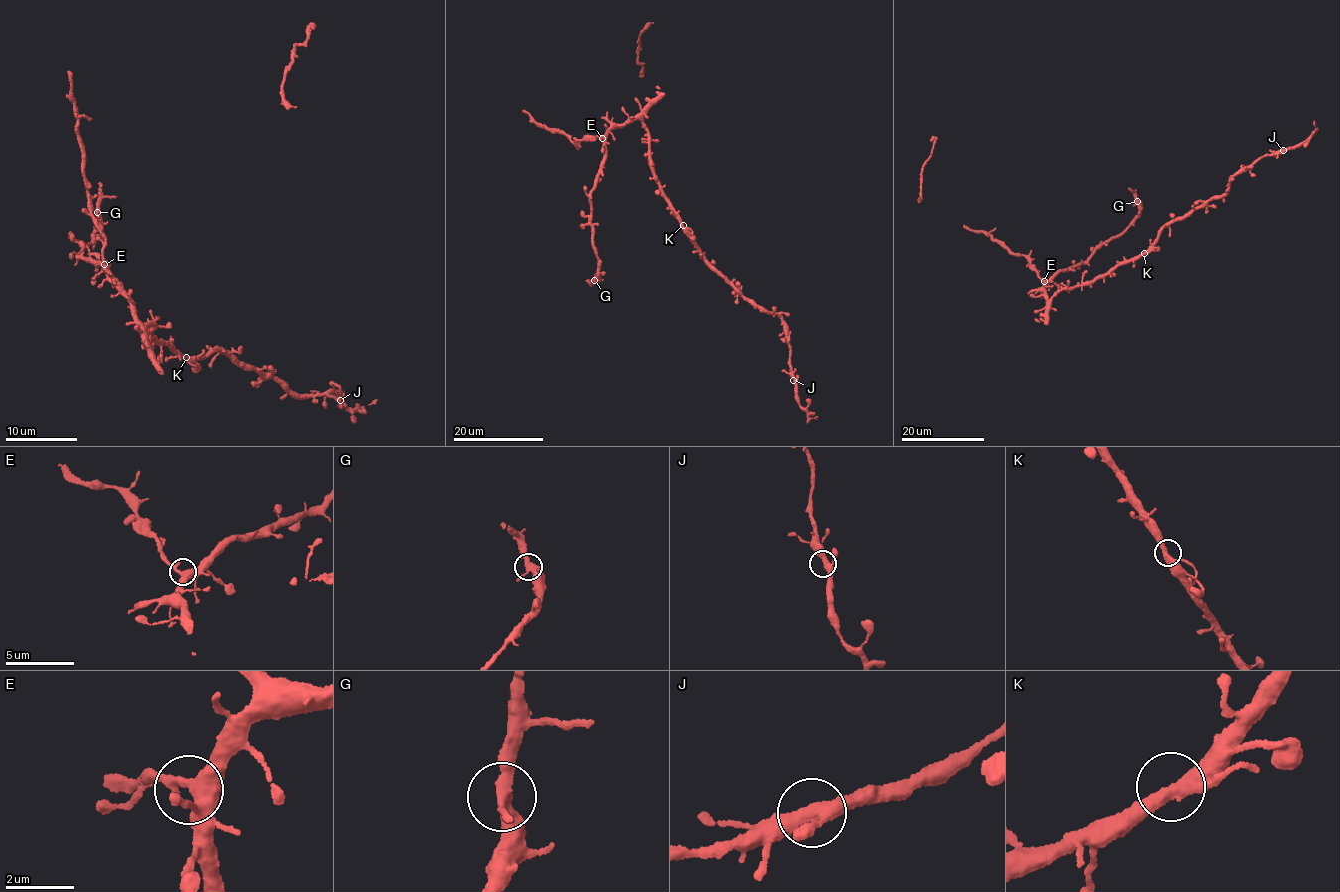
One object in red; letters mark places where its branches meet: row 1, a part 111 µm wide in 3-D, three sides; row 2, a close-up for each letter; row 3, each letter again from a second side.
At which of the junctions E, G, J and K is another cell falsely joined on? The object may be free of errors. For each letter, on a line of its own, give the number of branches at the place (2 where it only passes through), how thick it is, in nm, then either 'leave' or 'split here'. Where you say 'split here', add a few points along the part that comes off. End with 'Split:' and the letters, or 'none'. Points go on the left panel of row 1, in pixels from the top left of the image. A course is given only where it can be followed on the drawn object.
E: branches 3; calibre 360 nm; leave
G: branches 3; calibre 340 nm; leave
J: branches 3; calibre 360 nm; leave
K: branches 3; calibre 360 nm; leave
Split: none

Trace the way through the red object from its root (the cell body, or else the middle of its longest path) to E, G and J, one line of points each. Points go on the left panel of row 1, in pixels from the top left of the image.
E: (150, 324), (140, 323), (128, 295), (110, 278), (104, 264)
G: (150, 324), (140, 323), (106, 266), (77, 255), (79, 246), (93, 240), (97, 212)
J: (150, 324), (154, 325), (147, 340), (166, 345), (181, 358), (223, 351), (299, 395), (341, 392), (340, 400)

